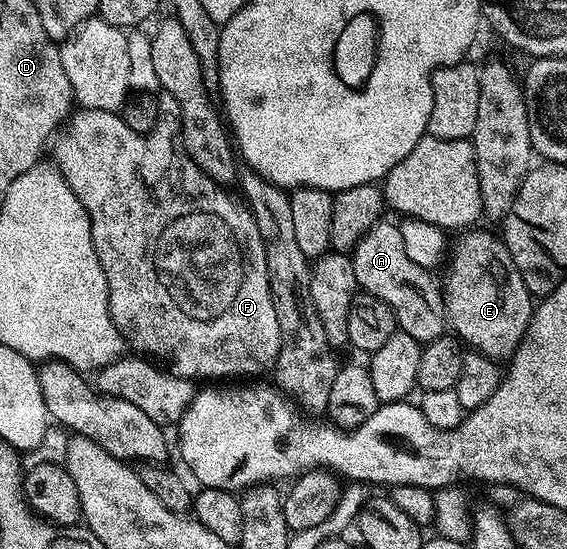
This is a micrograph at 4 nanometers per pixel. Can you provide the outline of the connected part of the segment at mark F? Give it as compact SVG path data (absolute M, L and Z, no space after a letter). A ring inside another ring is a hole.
M162 92L157 95L159 116L155 127L147 134L137 134L122 119L121 113L113 110L84 110L79 109L65 127L64 133L57 139L53 147L54 158L59 172L72 192L84 204L90 213L90 227L94 237L96 254L100 256L100 264L104 268L104 276L108 280L108 298L110 300L110 315L114 323L123 332L123 337L135 346L135 351L145 352L155 359L167 358L169 373L176 378L210 378L206 380L230 380L233 374L242 376L262 376L260 374L273 371L280 344L282 343L282 329L280 320L276 320L276 308L272 304L272 292L268 284L268 264L266 263L266 245L260 236L260 228L256 228L254 213L250 211L245 201L237 200L229 194L225 185L214 182L188 156L182 147L182 116L180 104L176 96Z

